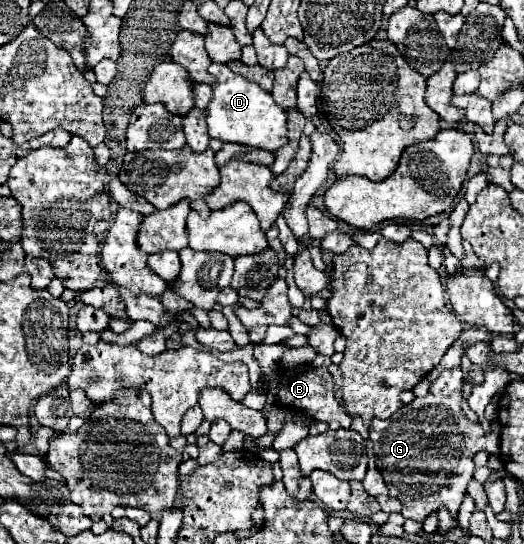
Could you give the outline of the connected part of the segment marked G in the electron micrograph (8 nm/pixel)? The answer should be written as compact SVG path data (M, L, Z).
M444 370L424 398L414 398L402 406L390 420L374 418L370 422L370 440L374 444L376 468L394 498L402 502L402 516L424 522L442 506L458 518L466 486L474 472L474 454L484 450L498 454L500 438L484 434L480 424L466 420L462 412L462 370Z

